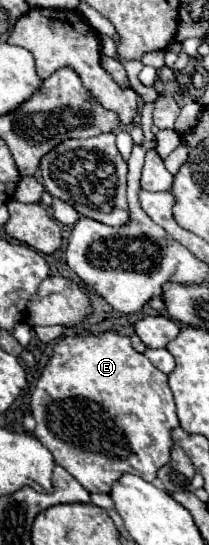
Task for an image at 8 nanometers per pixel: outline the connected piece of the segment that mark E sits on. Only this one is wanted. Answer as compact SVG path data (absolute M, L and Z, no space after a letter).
M114 332L58 340L32 392L32 414L36 418L34 436L52 452L54 462L68 470L88 492L102 494L108 494L112 482L124 472L154 482L156 472L168 462L172 448L170 432L178 426L168 376L154 368L144 354L136 352L128 336Z

